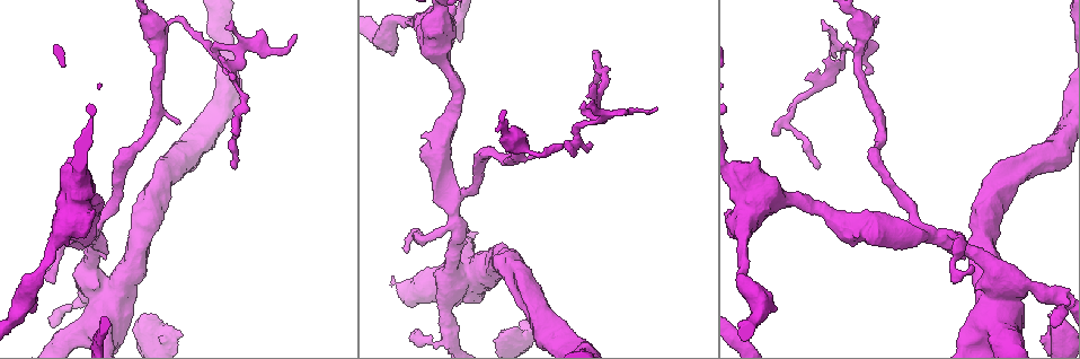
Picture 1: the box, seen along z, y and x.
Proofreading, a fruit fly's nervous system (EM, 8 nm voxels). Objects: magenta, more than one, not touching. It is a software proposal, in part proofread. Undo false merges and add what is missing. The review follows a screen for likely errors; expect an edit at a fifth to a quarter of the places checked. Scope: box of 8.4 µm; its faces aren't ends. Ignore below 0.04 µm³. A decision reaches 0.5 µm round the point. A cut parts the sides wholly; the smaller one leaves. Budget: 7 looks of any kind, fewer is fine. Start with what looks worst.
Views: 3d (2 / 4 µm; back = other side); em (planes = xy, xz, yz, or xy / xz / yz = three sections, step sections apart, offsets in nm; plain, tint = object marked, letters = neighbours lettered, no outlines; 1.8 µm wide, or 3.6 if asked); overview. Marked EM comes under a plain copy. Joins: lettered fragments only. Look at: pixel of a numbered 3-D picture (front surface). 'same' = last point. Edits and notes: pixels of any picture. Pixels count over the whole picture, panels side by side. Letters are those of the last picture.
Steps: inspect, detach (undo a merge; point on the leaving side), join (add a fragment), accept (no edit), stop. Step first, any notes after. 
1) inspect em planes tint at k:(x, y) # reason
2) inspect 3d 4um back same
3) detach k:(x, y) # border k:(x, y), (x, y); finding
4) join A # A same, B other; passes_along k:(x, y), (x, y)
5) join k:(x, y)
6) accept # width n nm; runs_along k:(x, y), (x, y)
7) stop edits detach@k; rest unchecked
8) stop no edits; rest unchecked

inspect em xz step 16 tint at 1:(183, 335) # branch stops here

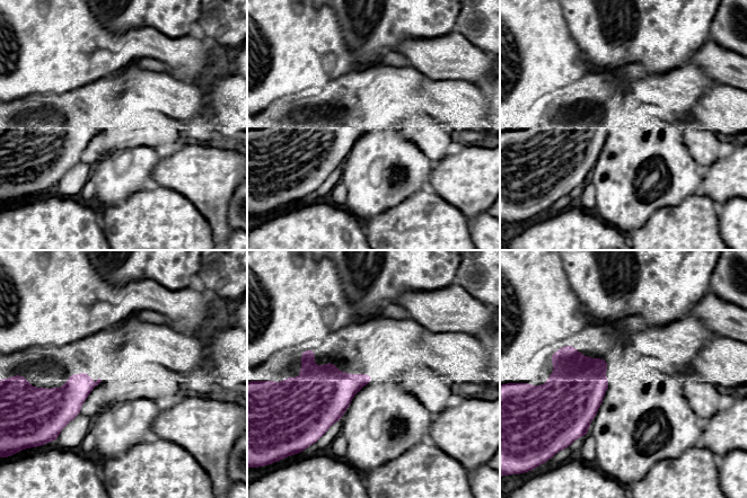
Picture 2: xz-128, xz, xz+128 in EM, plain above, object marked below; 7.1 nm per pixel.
inspect em xz step 16 letters same # see the neighbours

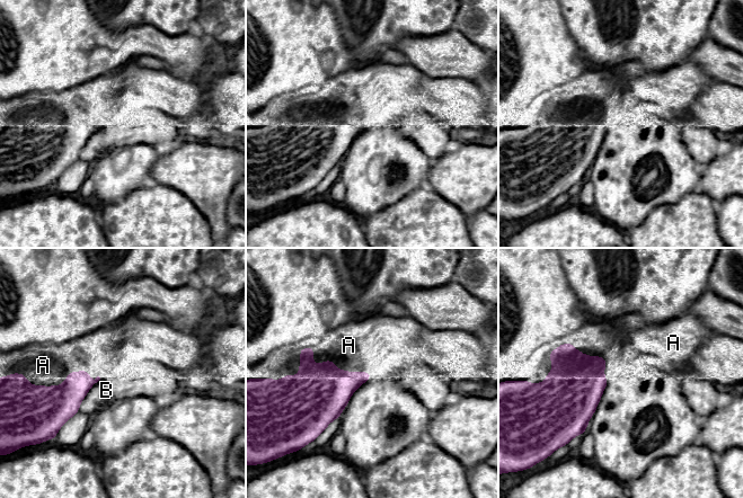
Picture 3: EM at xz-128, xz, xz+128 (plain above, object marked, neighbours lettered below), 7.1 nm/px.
join A # A same, B other; the neuron continues

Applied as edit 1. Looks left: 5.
inspect overview # see it whole again

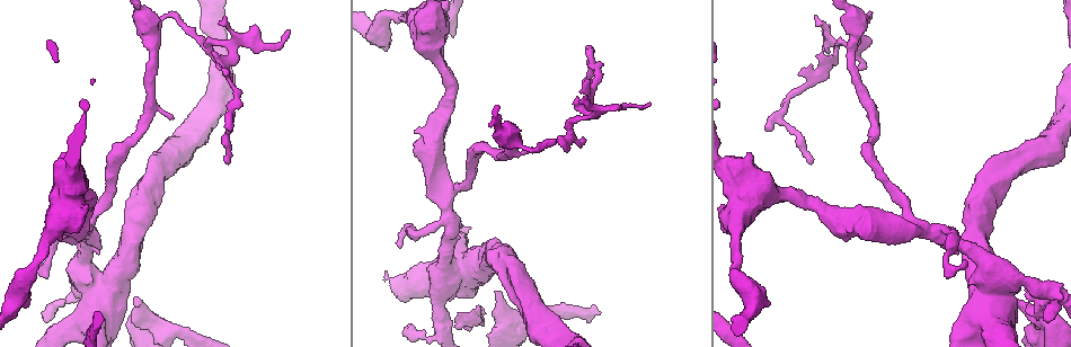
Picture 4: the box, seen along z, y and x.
inspect em 3.6um xy step 16 tint at 4:(227, 163) # tapers out

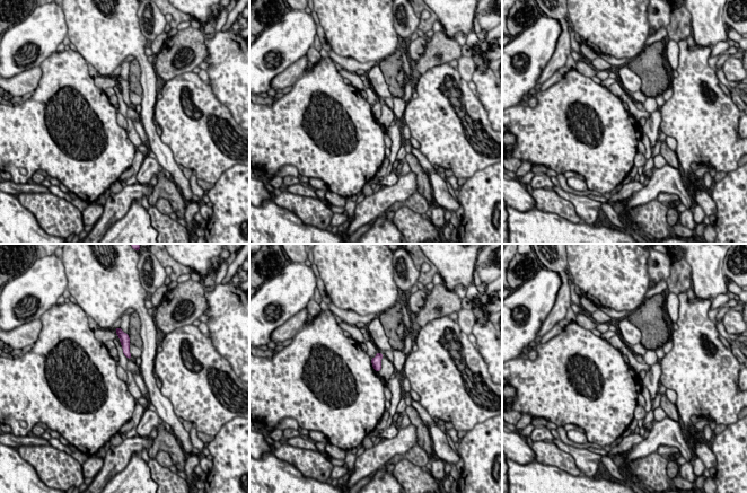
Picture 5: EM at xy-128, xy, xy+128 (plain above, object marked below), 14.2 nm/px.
inspect em 3.6um planes letters same

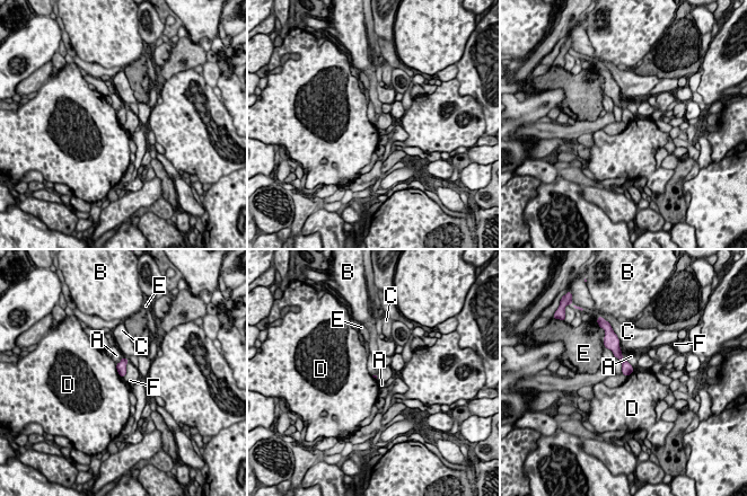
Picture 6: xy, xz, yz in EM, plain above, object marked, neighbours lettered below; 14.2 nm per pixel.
accept # A other, B other, C other, D other, E other, F other; runs_along 6:(616, 345), (626, 372); none of them fits

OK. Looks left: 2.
stop edits join@3; rest unchecked

